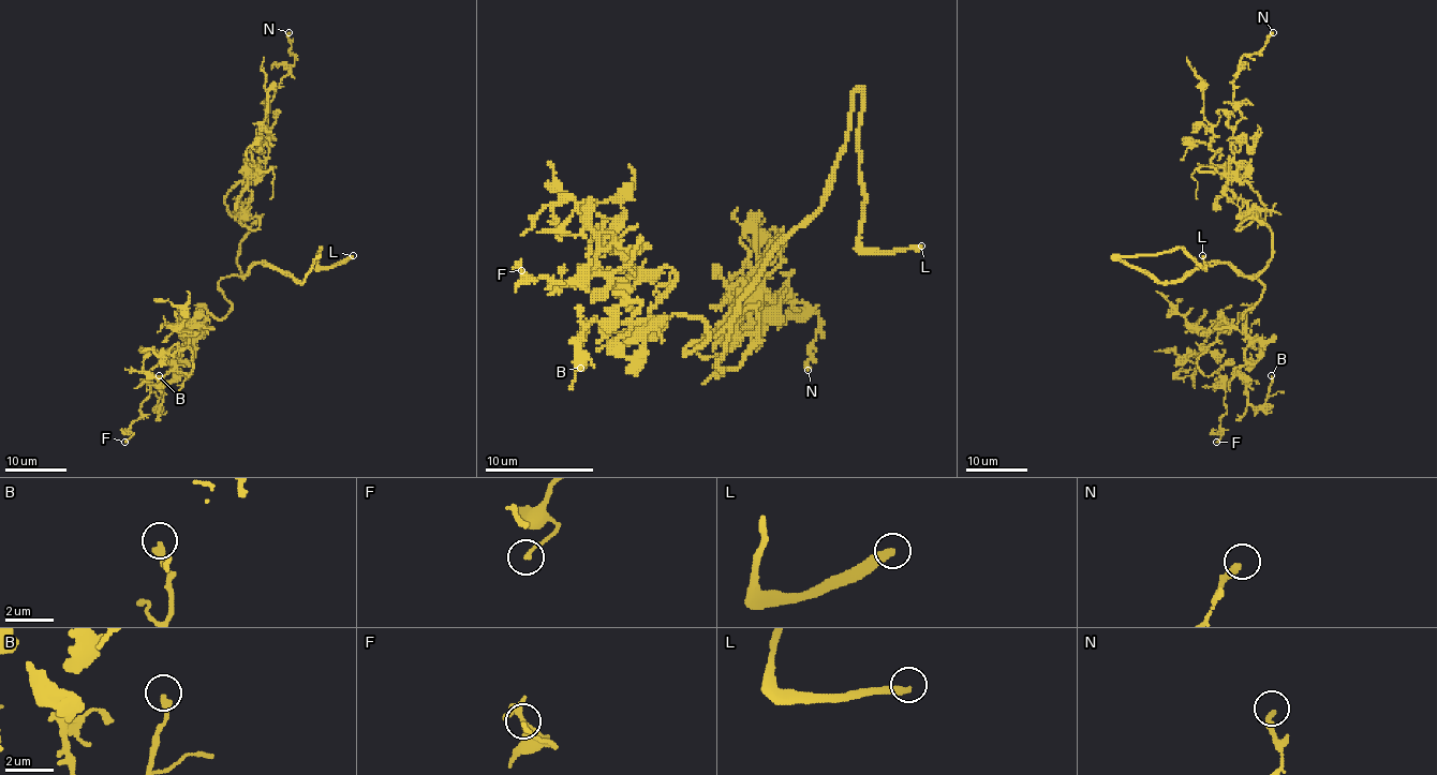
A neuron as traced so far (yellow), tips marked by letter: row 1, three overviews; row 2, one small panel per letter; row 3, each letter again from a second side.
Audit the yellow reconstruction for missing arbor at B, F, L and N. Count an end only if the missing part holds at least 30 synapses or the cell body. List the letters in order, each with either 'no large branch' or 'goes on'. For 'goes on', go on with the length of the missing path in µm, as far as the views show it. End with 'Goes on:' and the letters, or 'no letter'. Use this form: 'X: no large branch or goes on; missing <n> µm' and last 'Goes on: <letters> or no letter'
B: no large branch
F: no large branch
L: goes on; missing 4 µm
N: no large branch
Goes on: L

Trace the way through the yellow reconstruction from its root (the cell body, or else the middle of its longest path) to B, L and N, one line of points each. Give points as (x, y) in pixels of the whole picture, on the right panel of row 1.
B: (1265, 266), (1252, 277), (1263, 291), (1241, 317), (1248, 346), (1233, 375), (1245, 378), (1255, 406), (1271, 375)
L: (1265, 266), (1248, 279), (1227, 264), (1202, 265), (1157, 282), (1114, 257), (1184, 248), (1205, 266), (1202, 255)
N: (1265, 266), (1271, 230), (1253, 215), (1263, 220), (1265, 206), (1233, 160), (1233, 80), (1273, 32)

